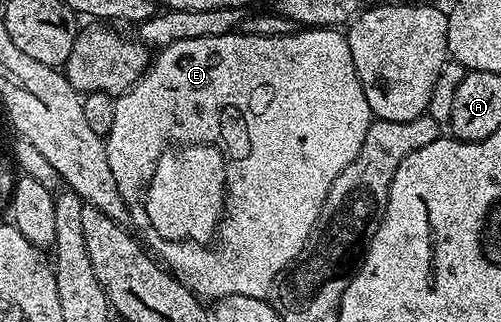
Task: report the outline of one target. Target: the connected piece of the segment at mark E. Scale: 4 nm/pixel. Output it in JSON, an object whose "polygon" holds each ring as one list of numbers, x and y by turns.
{"polygon":[[298,28,293,34,276,34,275,36,259,36,258,34,243,34,240,32,232,32,223,36,207,36,199,40,179,40,170,46,160,47,161,54,152,59,145,75,140,78,133,87,126,90,114,101,115,120,111,120,111,128,107,135,105,150,109,153,109,163,111,164,111,172,115,175,115,184,119,184,119,192,123,196,123,200,129,206,130,215,134,219,141,218,145,214,145,218,149,221,149,226,162,238,165,242,174,242,177,245,177,254,185,262,193,262,193,275,187,278,187,285,194,294,205,300,216,300,225,298,228,294,242,294,243,296,255,296,256,298,268,299,269,292,273,288,273,281,279,276,279,272,283,272,283,268,287,264,291,264,291,260,295,260,295,256,299,256,299,252,303,248,303,244,307,244,307,240,311,236,311,232,315,228,315,224,319,220,319,212,323,208,323,204,327,200,327,192,331,192,331,184,335,184,335,180,339,176,339,172,343,172,343,168,347,168,347,164,351,164,351,160,355,160,355,156,359,156,359,148,363,148,363,136,367,136,367,128,374,122,374,116,371,108,367,104,367,96,363,96,363,84,359,84,359,76,355,72,355,60,351,60,351,48,349,47,349,39,340,29,332,30,315,30,312,28]]}

